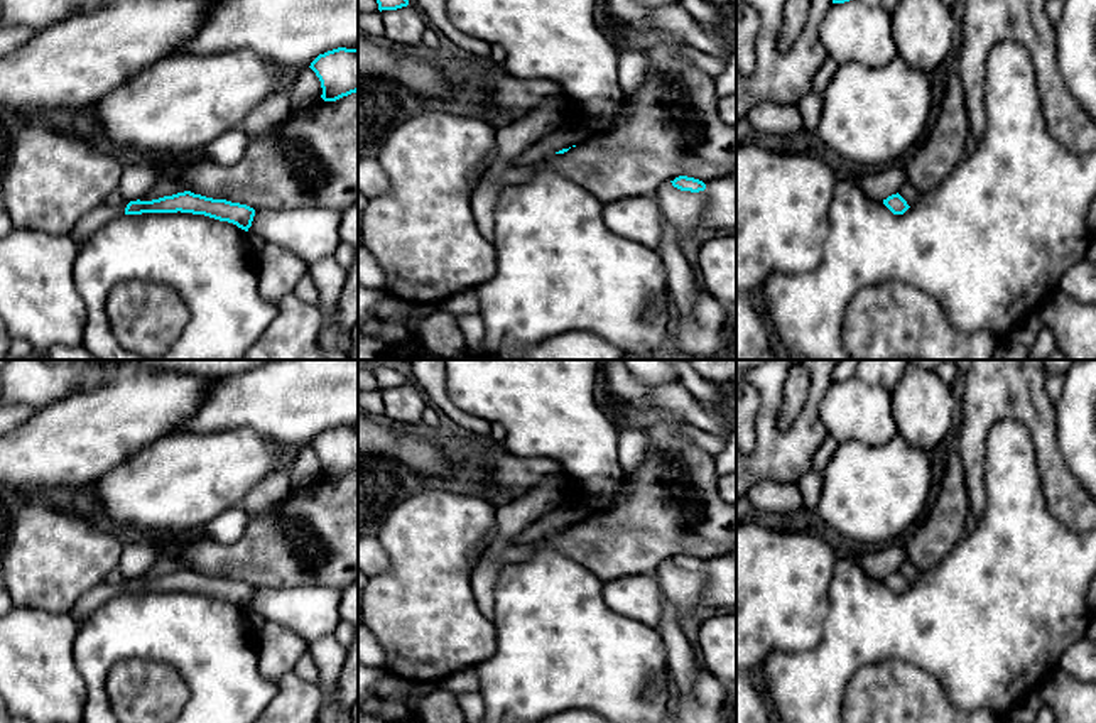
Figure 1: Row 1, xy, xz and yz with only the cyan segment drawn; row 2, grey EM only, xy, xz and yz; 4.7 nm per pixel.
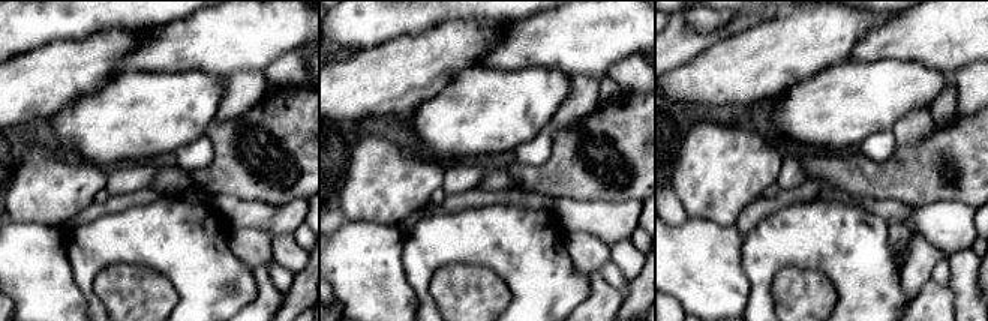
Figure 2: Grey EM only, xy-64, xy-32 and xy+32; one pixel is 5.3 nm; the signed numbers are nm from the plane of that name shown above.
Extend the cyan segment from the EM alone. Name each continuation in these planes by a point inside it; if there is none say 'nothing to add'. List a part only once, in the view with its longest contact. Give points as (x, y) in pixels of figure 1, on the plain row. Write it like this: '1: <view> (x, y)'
nothing to add

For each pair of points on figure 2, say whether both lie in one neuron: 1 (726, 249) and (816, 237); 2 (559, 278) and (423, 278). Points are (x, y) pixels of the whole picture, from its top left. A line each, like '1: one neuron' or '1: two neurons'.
1: two neurons
2: one neuron

